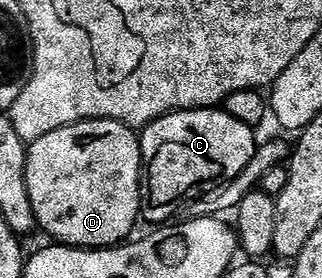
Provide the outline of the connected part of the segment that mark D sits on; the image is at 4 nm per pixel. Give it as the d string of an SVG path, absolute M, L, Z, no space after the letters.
M80 120L77 124L67 124L58 130L50 130L42 134L42 138L31 141L27 145L26 154L26 190L30 192L30 206L34 206L34 218L39 231L53 236L55 243L70 248L110 248L119 246L133 235L132 227L136 220L141 219L140 214L140 177L142 165L140 163L140 137L126 124L119 124L116 120Z

